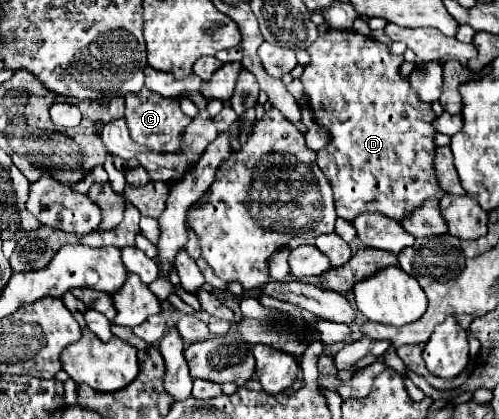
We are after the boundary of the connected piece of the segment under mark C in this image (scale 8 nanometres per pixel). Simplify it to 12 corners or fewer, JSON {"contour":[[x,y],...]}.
{"contour":[[143,88],[125,96],[137,144],[177,154],[191,118],[177,98]]}

